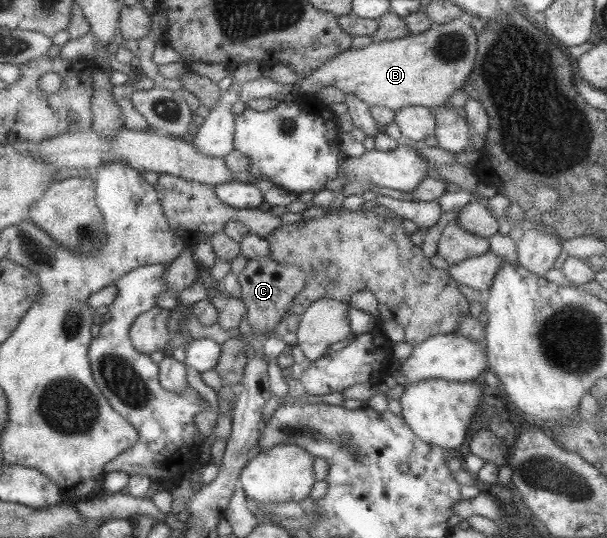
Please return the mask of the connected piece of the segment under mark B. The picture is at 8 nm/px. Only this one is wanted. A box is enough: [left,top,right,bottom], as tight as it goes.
[296,18,476,112]

